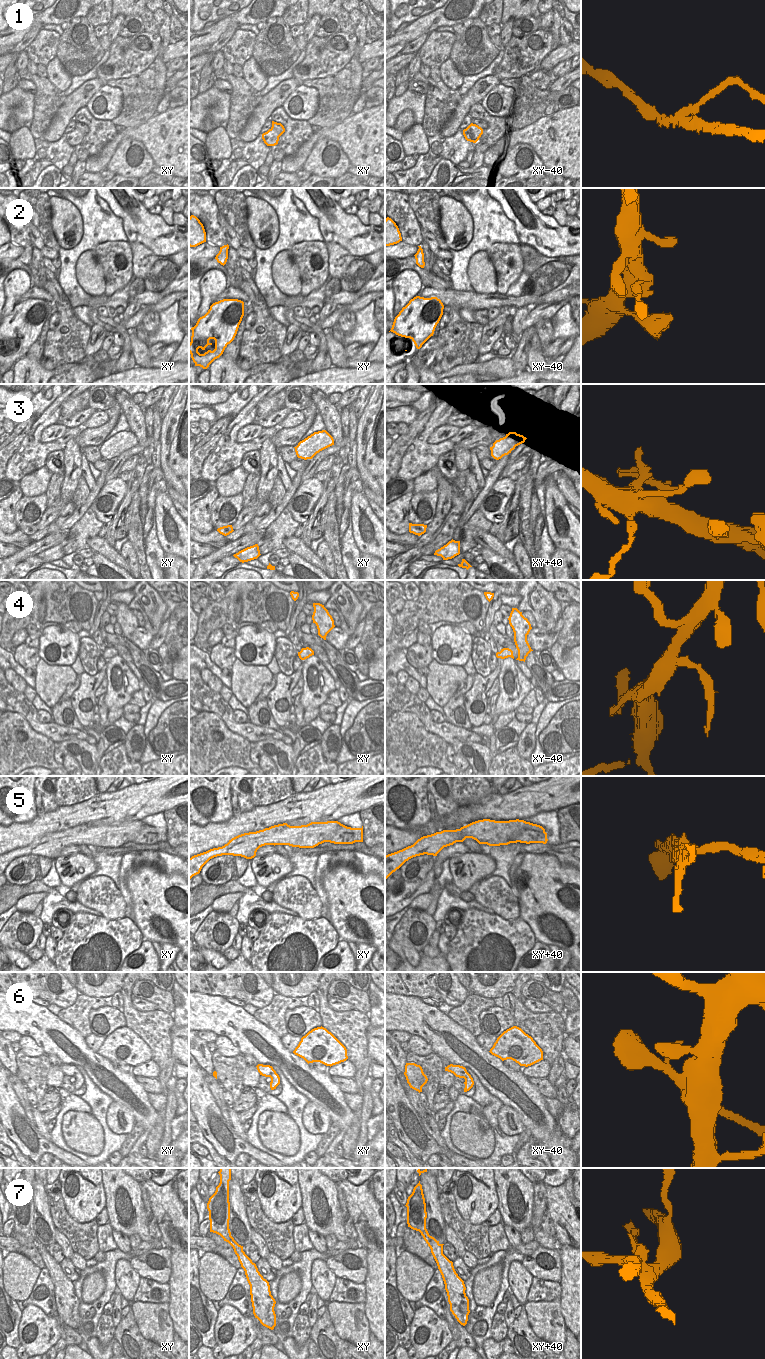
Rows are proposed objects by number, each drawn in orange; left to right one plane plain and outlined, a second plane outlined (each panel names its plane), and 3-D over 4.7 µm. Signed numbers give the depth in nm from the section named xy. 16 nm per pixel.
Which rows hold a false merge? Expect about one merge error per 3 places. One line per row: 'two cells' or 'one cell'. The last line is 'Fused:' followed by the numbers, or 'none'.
1: two cells
2: one cell
3: one cell
4: two cells
5: two cells
6: one cell
7: two cells
Fused: 1, 4, 5, 7

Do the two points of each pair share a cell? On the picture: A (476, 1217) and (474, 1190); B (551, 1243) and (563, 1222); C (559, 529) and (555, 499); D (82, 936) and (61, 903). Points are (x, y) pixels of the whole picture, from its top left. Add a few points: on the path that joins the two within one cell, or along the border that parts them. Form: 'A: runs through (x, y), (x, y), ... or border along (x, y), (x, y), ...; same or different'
A: runs through (476, 1210), (476, 1197); same
B: border along (554, 1237), (561, 1245); different
C: runs through (559, 522), (556, 506); same
D: border along (75, 912), (88, 912), (98, 916); different

